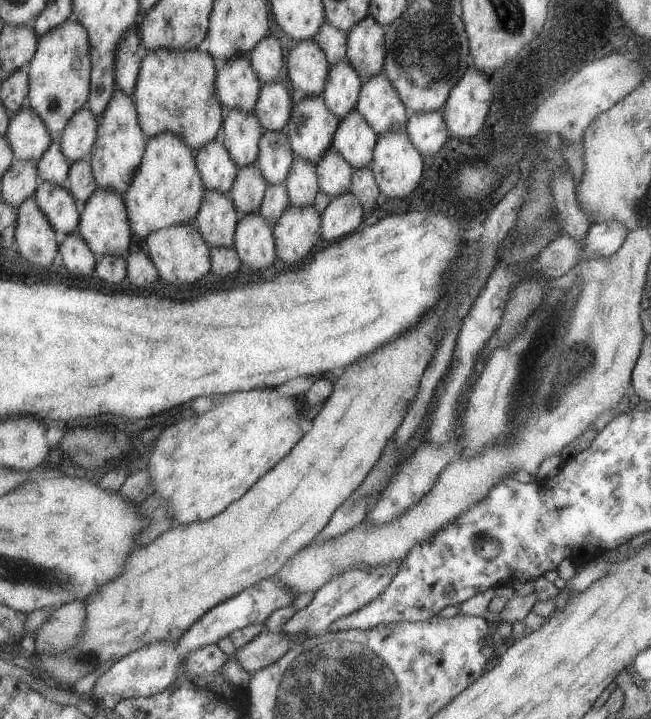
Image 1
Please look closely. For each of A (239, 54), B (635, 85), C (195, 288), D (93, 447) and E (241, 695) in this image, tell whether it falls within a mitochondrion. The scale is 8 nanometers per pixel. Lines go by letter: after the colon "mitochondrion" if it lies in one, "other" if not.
A: other
B: other
C: other
D: mitochondrion
E: other

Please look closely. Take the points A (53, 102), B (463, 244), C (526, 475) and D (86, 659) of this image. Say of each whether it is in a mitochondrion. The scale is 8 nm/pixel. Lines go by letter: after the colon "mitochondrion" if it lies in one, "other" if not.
A: mitochondrion
B: other
C: other
D: mitochondrion

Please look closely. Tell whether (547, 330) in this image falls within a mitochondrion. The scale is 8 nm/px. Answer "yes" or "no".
yes

